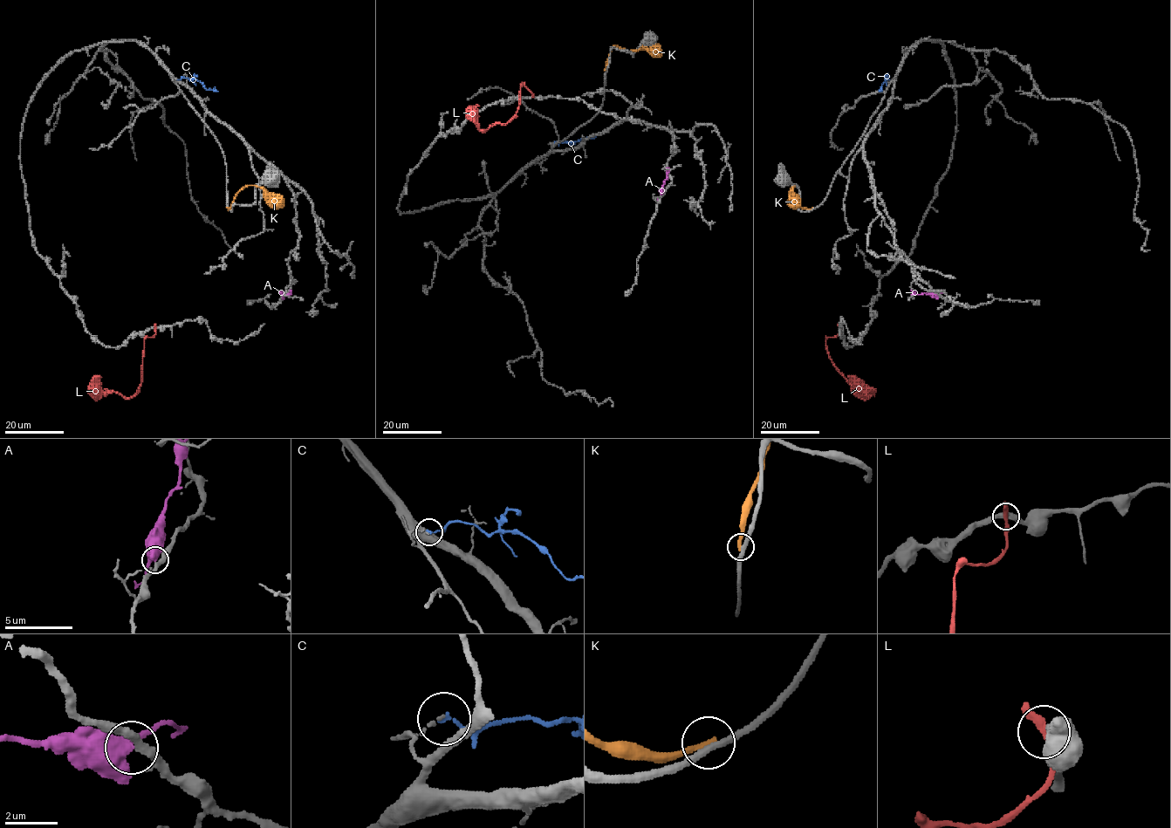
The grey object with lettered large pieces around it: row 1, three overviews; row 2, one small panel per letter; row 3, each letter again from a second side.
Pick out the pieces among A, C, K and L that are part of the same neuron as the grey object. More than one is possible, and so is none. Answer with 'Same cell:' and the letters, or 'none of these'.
Same cell: none of these

